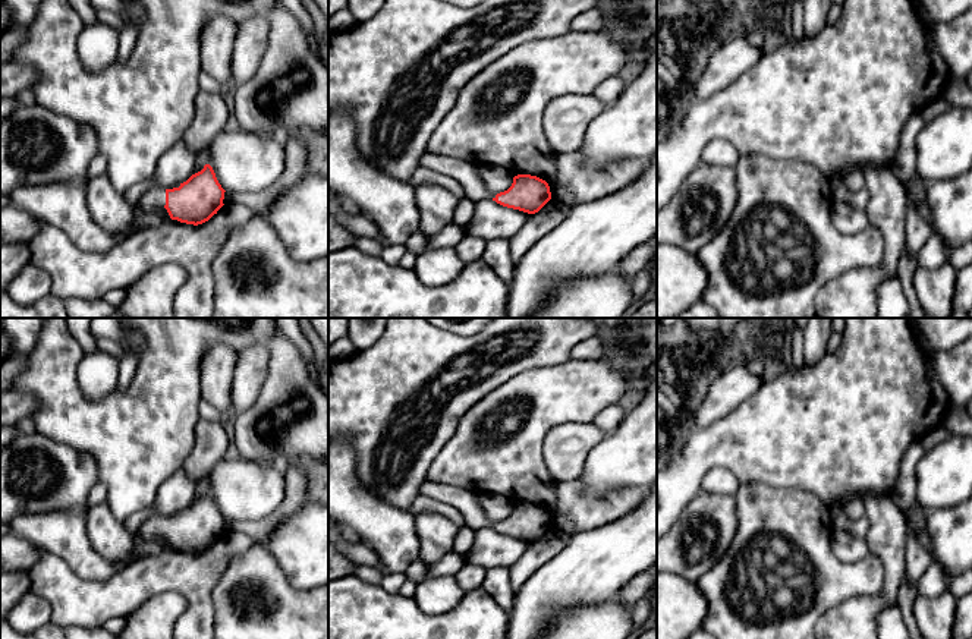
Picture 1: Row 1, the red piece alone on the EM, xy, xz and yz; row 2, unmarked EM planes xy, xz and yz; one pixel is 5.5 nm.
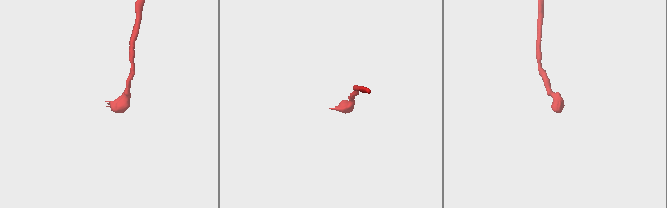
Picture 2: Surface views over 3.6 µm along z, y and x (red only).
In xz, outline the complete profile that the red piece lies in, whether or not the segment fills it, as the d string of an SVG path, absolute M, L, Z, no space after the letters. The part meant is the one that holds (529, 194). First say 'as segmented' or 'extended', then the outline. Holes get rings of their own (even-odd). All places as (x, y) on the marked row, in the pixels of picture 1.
extended | M425 152L419 166L457 180L465 198L474 202L493 199L503 207L535 214L551 199L548 183L537 176L518 174L507 191L494 195L481 179L481 164Z

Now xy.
extended | M205 164L179 188L148 191L138 204L145 214L164 207L172 220L198 226L208 221L224 205L224 192L213 167Z

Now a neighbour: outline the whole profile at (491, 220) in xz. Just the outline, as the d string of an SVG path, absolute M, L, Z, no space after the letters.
M493 199L475 202L474 217L465 226L468 236L479 239L509 239L520 230L532 214L507 208Z

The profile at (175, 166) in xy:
M182 139L176 142L157 163L152 176L155 189L173 189L186 182L192 176L198 158L199 155L194 154Z

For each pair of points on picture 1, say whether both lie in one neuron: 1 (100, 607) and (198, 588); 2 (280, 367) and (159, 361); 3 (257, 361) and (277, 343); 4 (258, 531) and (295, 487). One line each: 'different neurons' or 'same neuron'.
1: same neuron
2: different neurons
3: different neurons
4: same neuron

